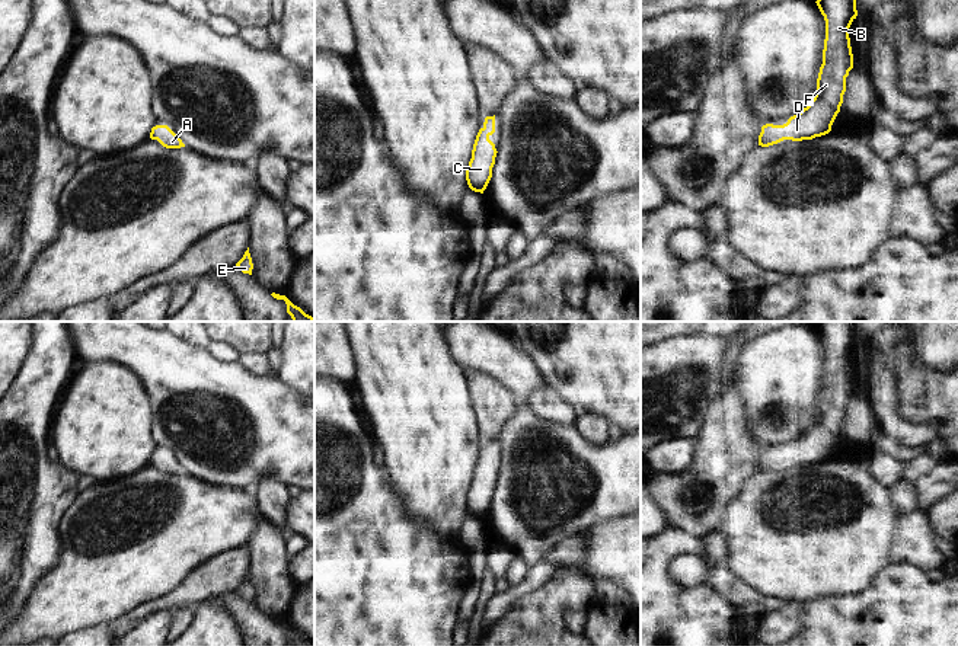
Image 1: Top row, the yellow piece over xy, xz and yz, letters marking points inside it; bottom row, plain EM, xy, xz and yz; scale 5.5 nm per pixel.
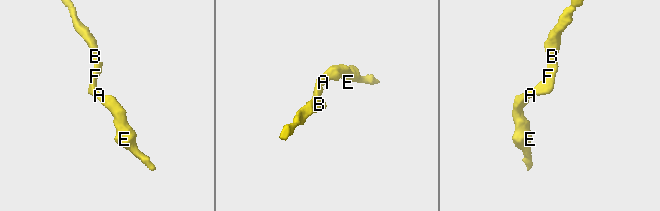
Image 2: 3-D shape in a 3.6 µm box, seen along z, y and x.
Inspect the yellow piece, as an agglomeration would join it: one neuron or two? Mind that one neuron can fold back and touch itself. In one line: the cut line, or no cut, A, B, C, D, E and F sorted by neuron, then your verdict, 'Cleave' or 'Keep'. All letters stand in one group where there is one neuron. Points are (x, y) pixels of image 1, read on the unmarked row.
No split. Groups: A B C D E F. Keep

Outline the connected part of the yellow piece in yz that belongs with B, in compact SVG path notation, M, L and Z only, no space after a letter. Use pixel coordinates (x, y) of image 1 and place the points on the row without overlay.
M820 322L815 327L826 346L823 390L811 429L783 451L766 450L759 471L769 473L783 466L802 467L826 461L840 438L846 403L853 394L849 354L858 342L856 322Z

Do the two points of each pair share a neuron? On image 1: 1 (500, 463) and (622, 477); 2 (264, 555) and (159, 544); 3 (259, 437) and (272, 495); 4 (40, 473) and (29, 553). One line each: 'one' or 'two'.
1: one
2: two
3: two
4: one

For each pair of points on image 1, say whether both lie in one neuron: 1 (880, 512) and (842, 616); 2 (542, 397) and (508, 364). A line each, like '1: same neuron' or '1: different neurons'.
1: different neurons
2: different neurons

